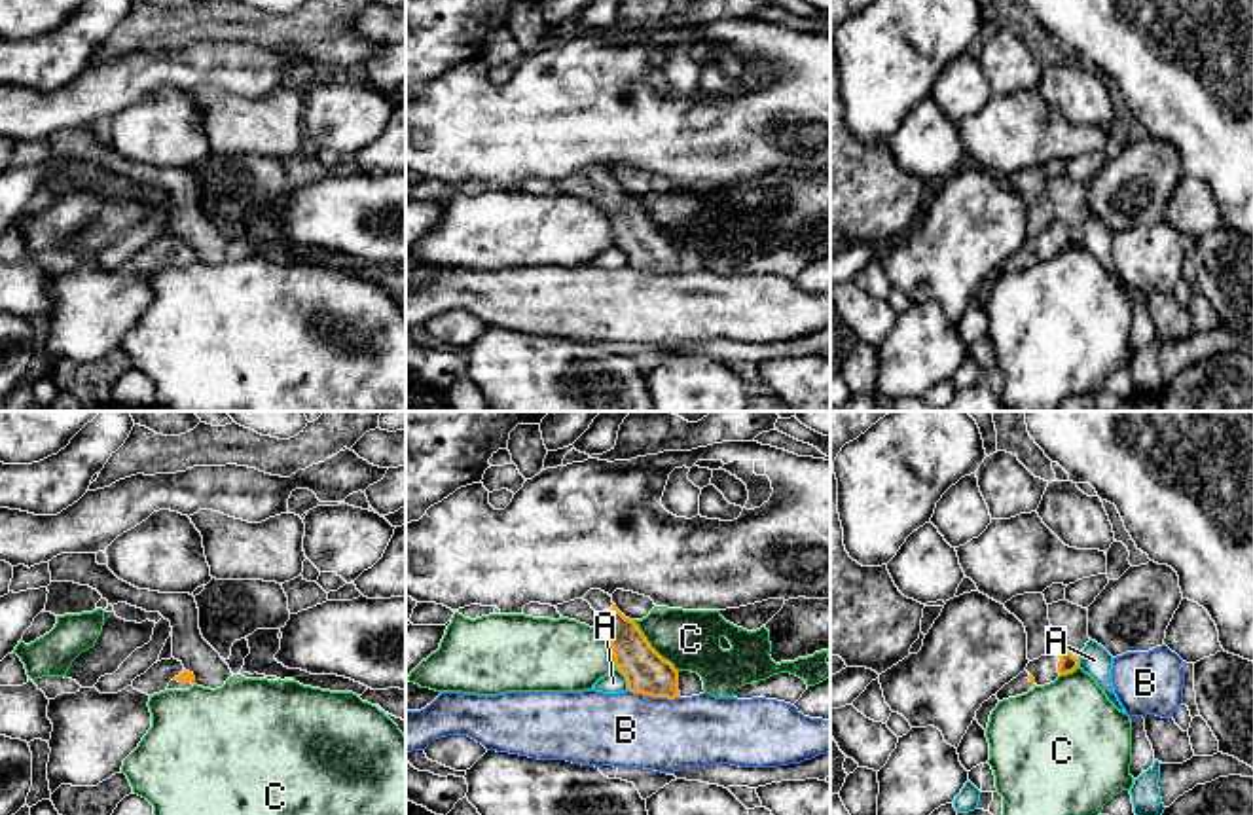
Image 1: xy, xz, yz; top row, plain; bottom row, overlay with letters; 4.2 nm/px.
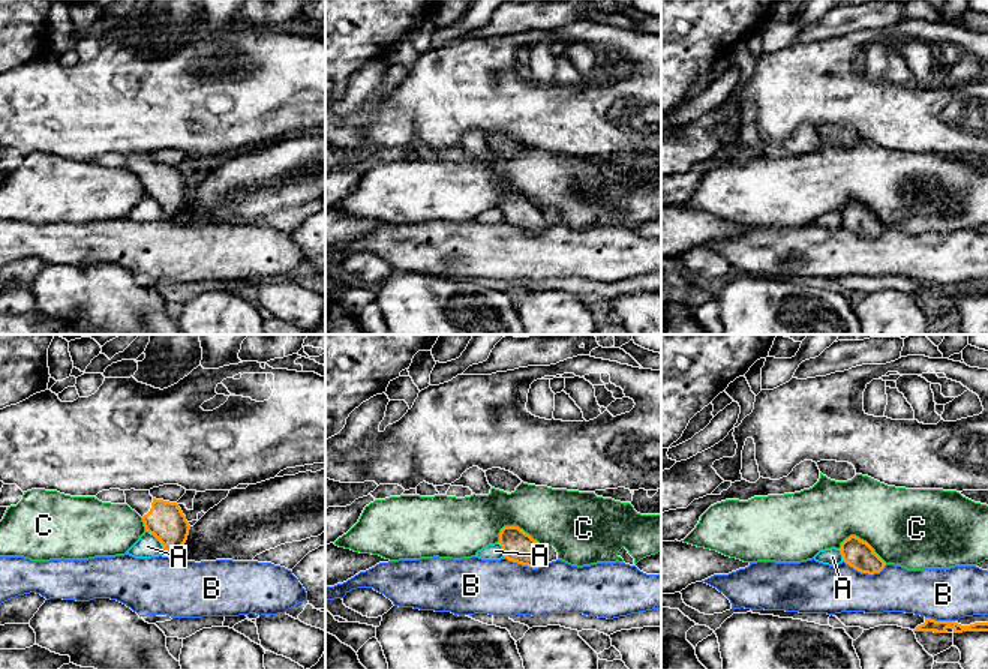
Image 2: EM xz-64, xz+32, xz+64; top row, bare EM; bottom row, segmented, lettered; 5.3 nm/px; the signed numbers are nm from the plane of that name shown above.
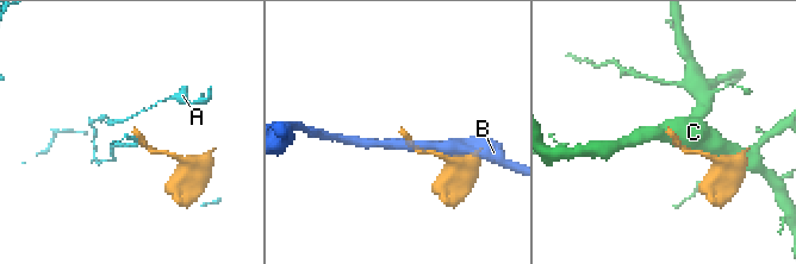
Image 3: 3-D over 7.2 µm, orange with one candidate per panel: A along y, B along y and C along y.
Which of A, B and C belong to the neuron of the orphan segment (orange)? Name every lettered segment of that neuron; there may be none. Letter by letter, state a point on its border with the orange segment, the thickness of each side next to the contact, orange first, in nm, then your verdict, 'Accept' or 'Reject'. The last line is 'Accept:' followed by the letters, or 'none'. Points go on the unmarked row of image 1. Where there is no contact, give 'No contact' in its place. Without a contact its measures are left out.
A: Touches orange at xz (626, 254). Thickness 180 nm (orange) against 90 nm. Reject
B: Touches orange at xz (654, 271). Thickness 180 nm (orange) against 320 nm. Reject
C: Touches orange at xz (651, 222). Thickness 180 nm (orange) against 260 nm. Reject
Accept: none

